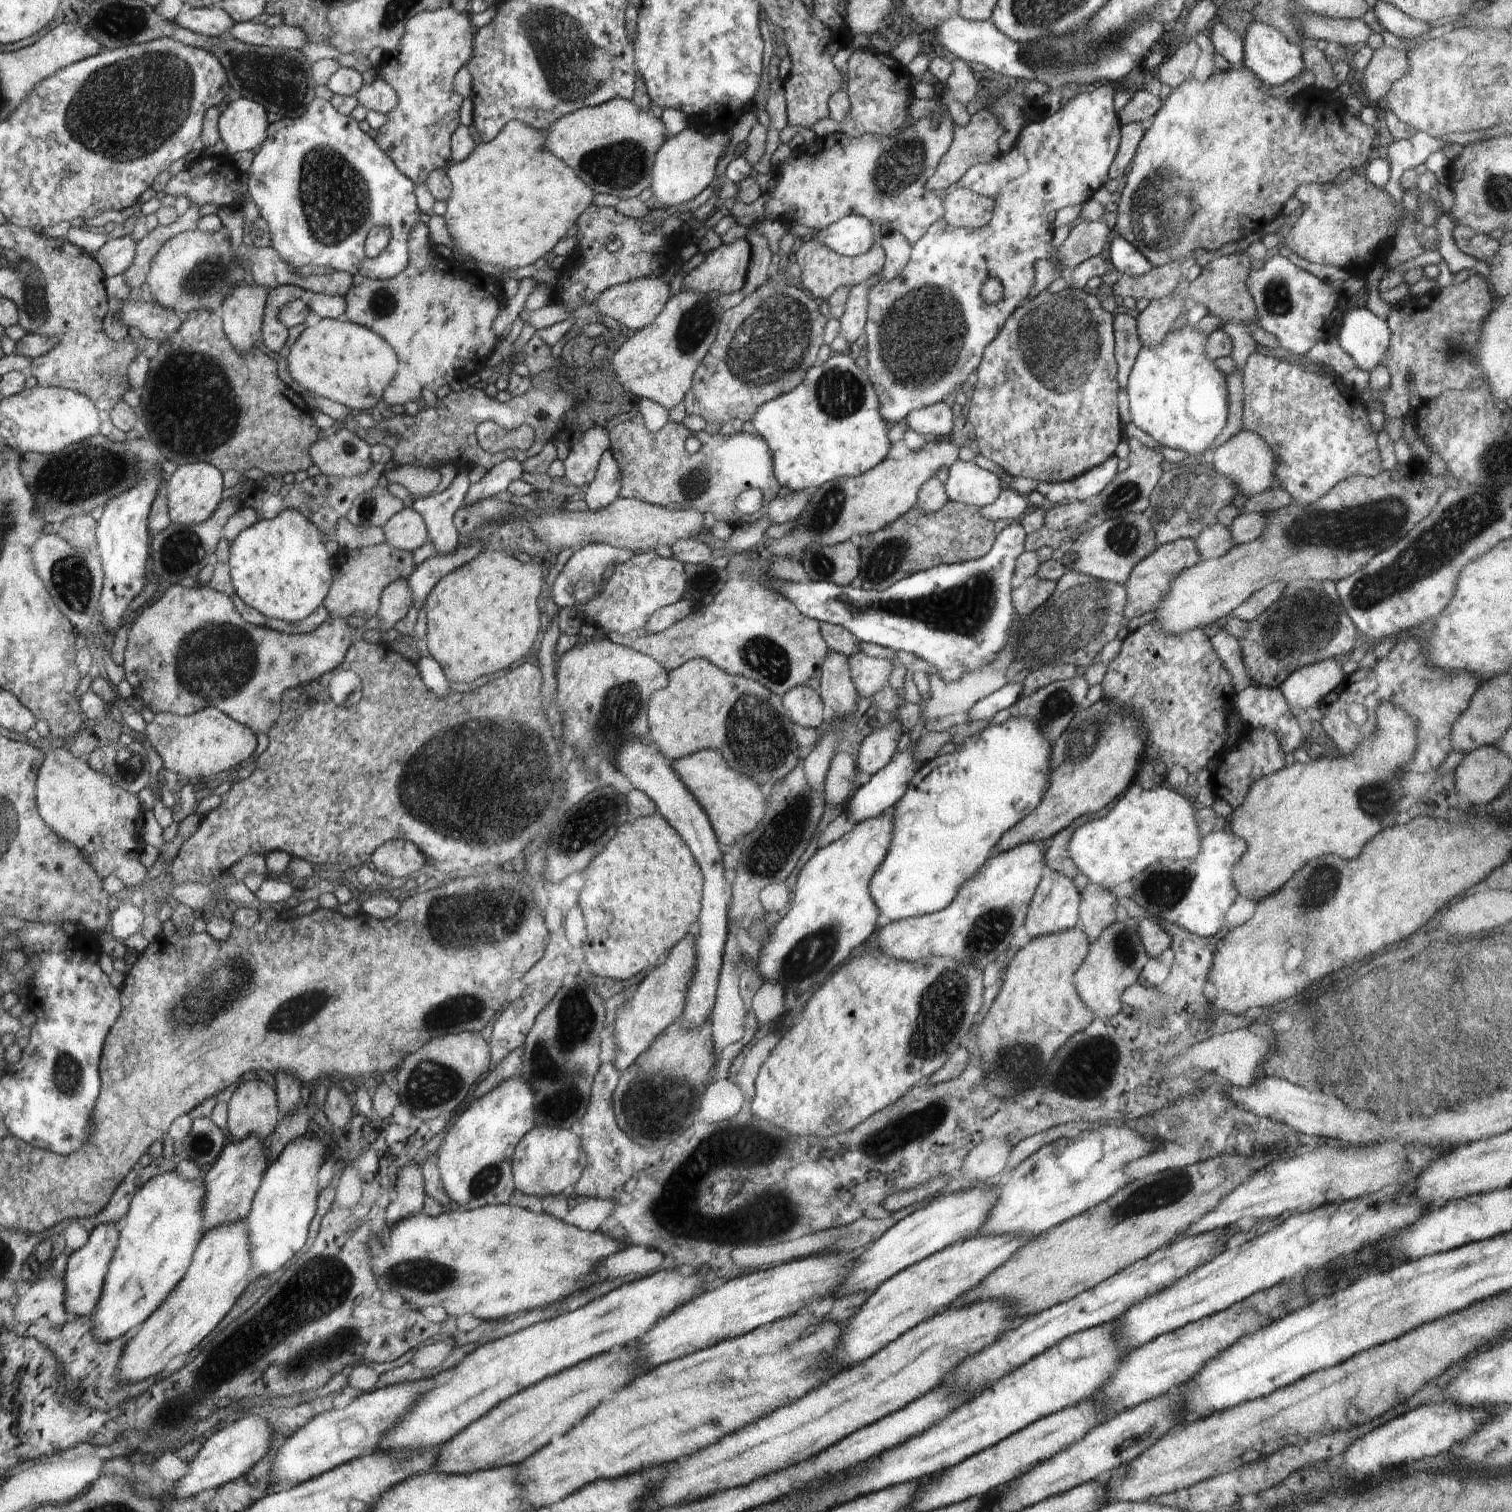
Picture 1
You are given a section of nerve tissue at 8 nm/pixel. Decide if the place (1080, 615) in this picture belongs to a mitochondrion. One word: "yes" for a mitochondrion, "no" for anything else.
yes

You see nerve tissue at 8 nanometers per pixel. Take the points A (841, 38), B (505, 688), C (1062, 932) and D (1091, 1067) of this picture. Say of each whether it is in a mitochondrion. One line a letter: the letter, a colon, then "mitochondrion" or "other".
A: other
B: other
C: other
D: mitochondrion

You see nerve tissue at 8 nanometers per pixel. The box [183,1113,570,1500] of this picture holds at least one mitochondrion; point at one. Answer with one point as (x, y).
(328, 1279)

